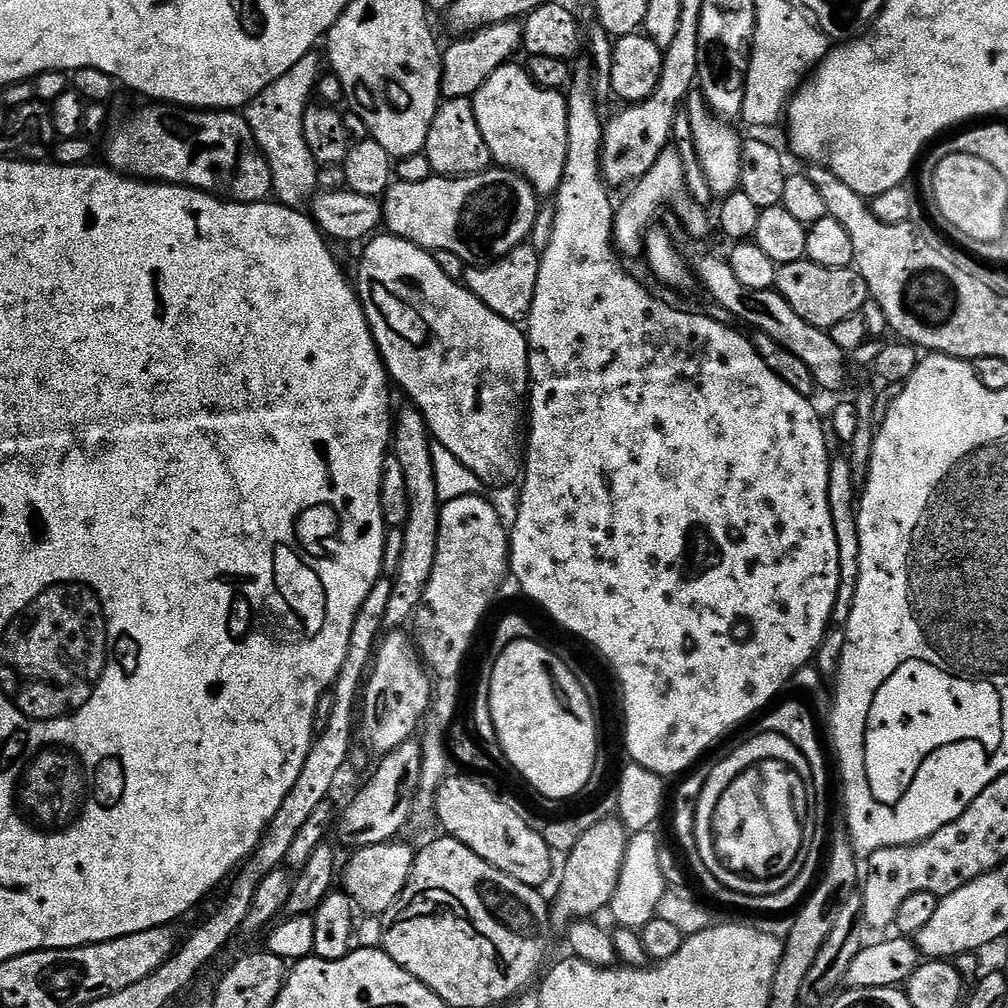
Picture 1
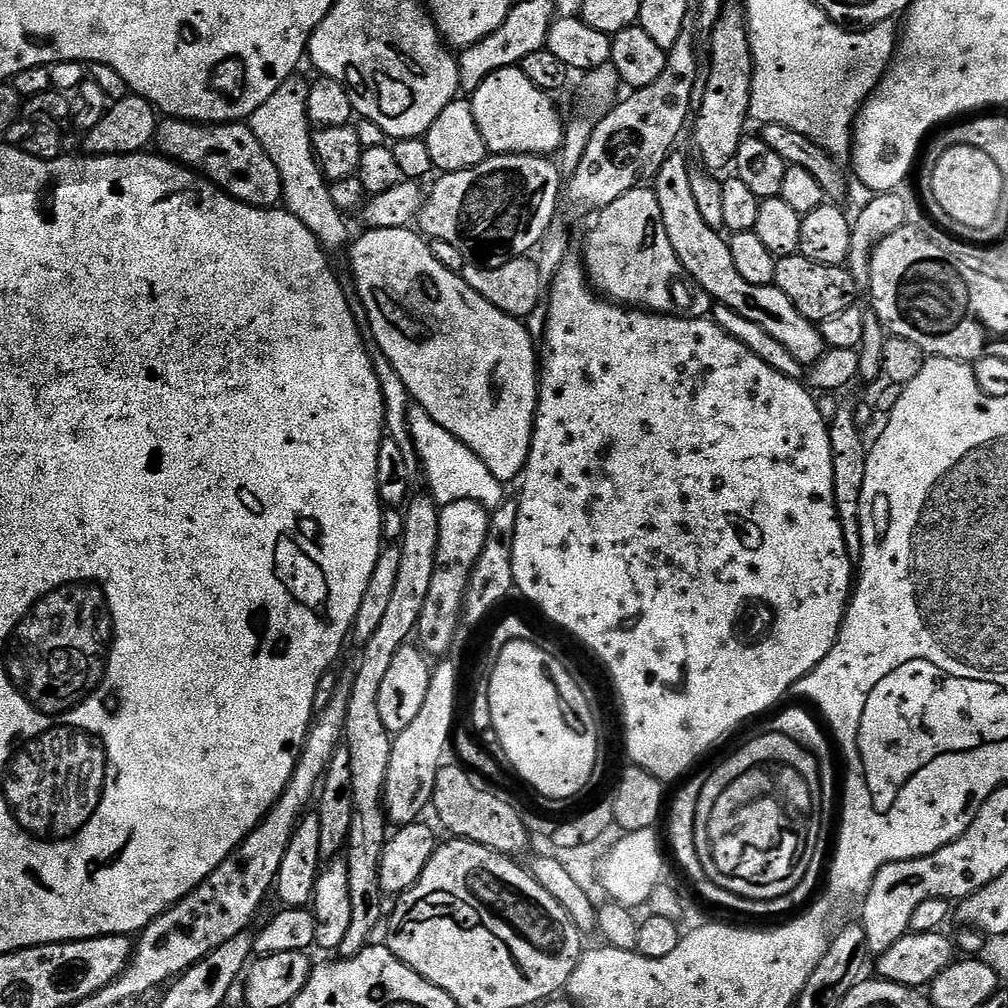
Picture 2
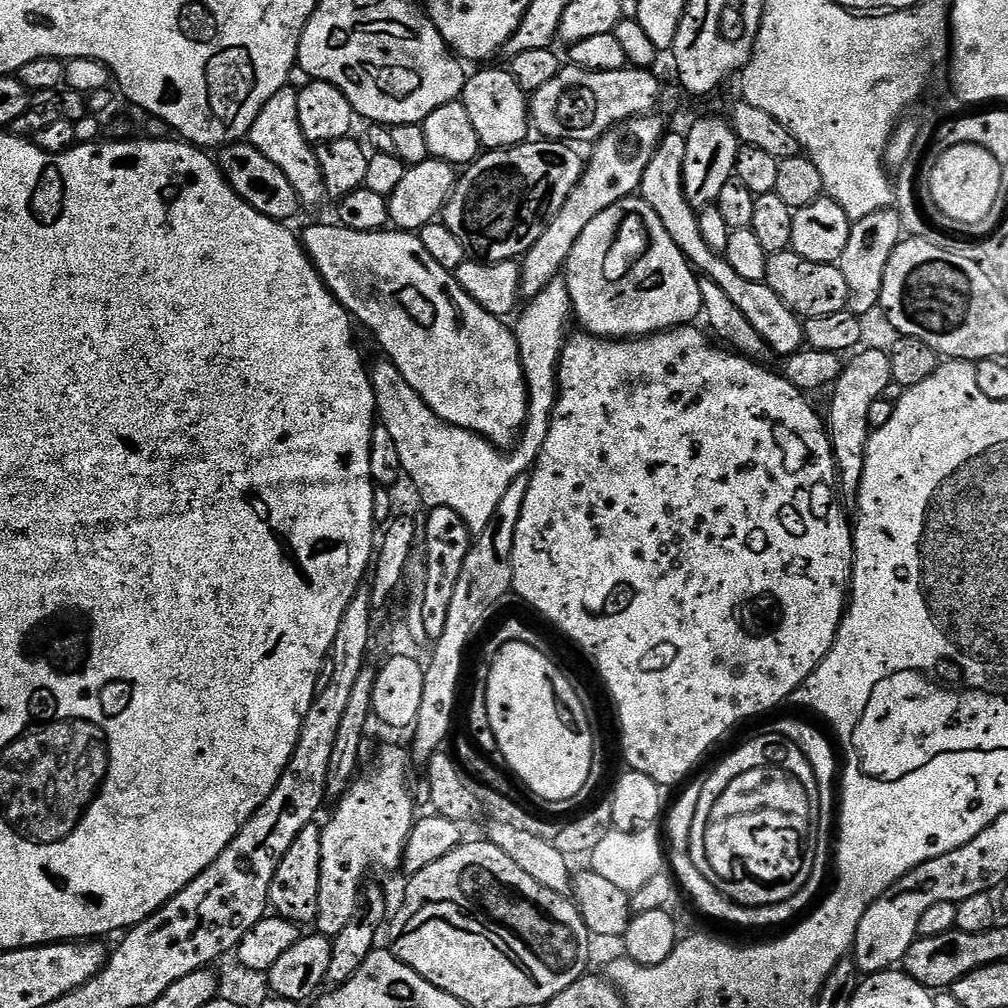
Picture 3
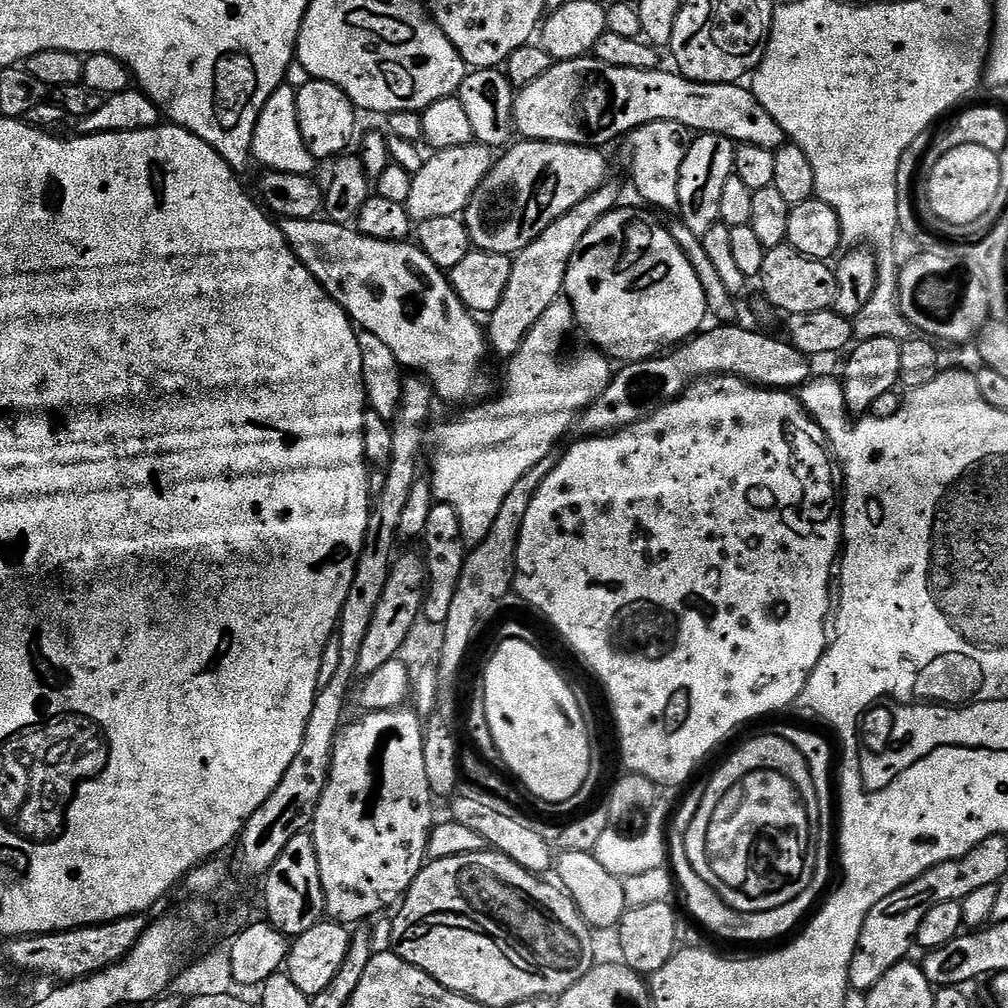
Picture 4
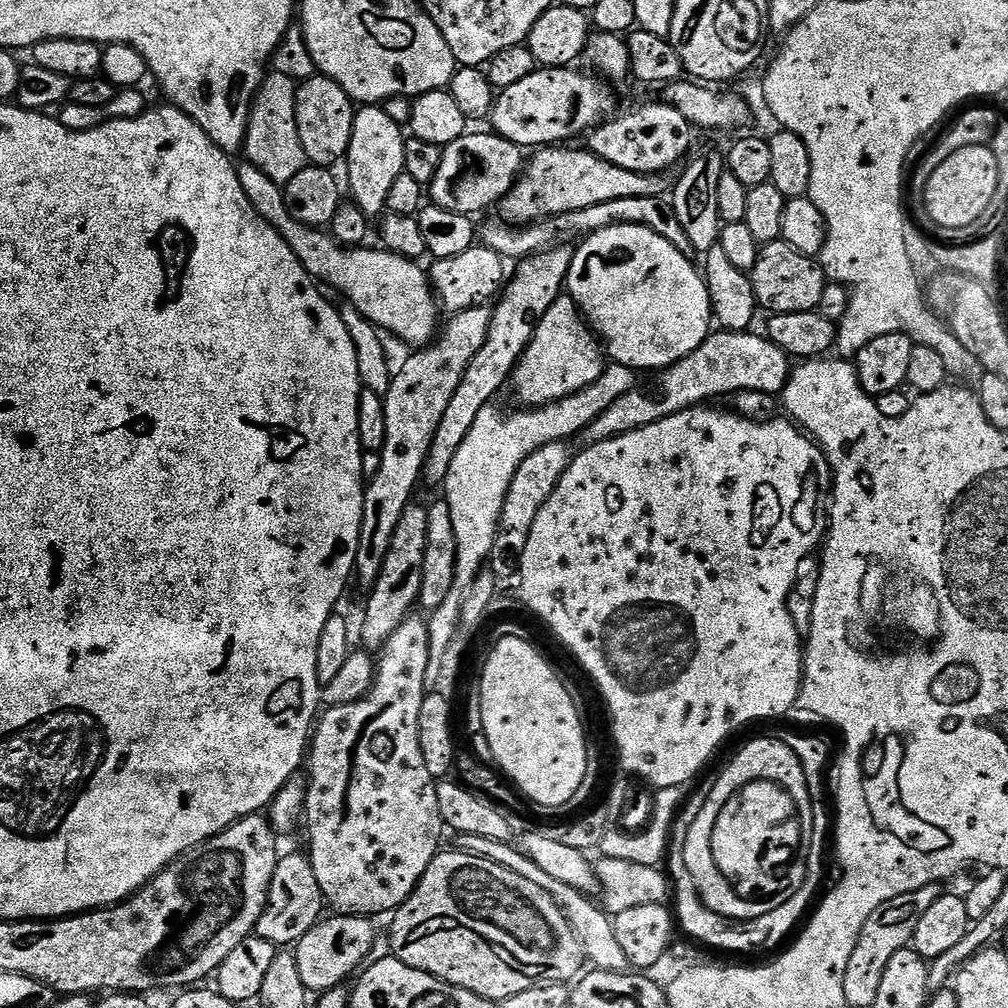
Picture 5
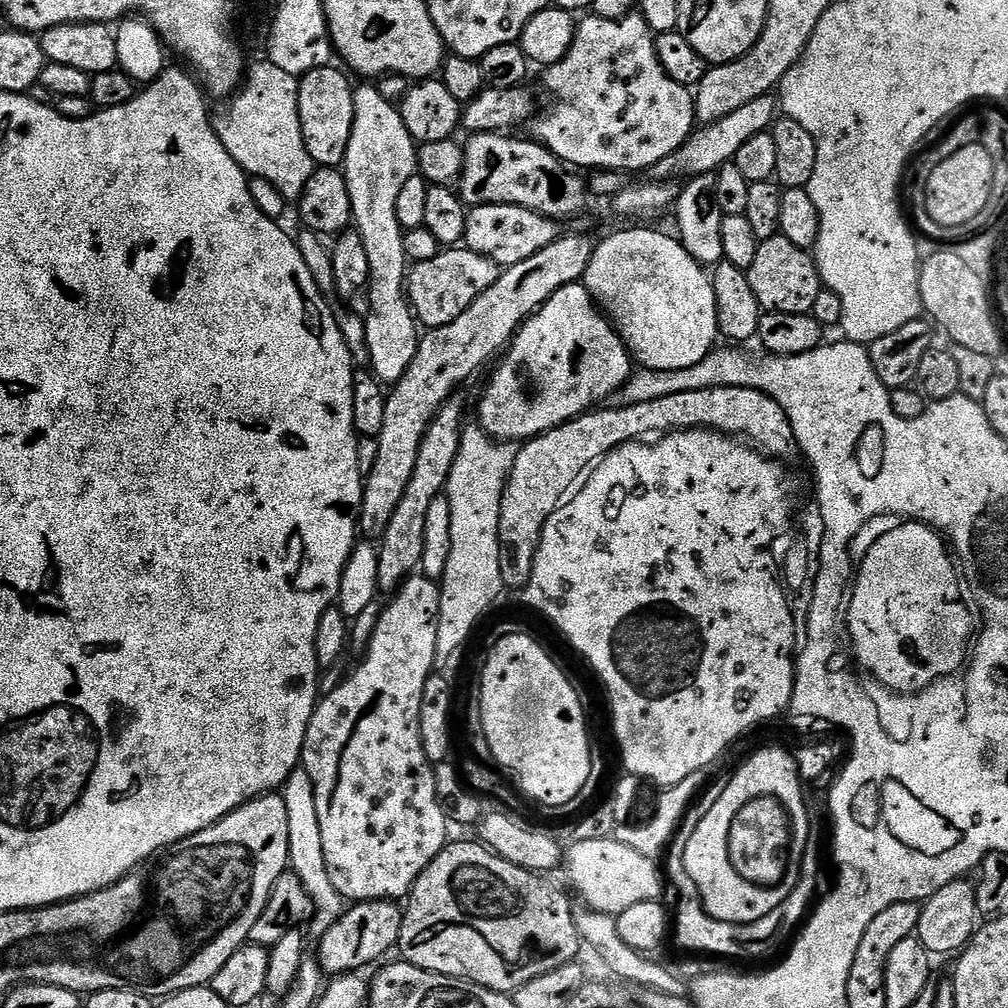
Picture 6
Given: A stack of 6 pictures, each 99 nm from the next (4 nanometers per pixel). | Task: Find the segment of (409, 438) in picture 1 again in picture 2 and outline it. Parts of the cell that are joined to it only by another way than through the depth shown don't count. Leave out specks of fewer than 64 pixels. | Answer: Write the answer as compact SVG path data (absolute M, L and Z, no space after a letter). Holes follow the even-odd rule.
M413 495L403 509L404 532L398 541L402 554L398 562L398 578L386 606L386 615L370 642L362 645L360 665L352 676L350 706L346 710L346 726L343 743L350 750L350 779L354 785L354 814L350 818L350 834L346 849L348 881L350 882L350 930L342 938L339 955L345 960L354 958L363 948L373 943L376 927L381 927L386 916L386 893L380 884L380 863L384 846L390 836L390 828L384 814L384 787L386 770L390 770L390 750L393 733L388 732L378 711L378 696L393 665L398 650L413 639L416 623L420 621L422 606L426 606L426 594L430 594L430 581L434 578L438 554L438 518L440 508L431 495Z

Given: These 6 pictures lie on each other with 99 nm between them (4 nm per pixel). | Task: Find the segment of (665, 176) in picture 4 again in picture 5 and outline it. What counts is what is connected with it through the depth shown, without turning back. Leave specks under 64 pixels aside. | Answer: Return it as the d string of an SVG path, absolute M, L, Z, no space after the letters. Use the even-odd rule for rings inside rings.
M640 104L629 112L623 112L600 127L591 129L587 137L587 151L606 162L614 162L614 166L622 166L622 170L634 170L649 176L675 169L675 164L691 150L694 135L692 123L682 116L682 110L672 104Z

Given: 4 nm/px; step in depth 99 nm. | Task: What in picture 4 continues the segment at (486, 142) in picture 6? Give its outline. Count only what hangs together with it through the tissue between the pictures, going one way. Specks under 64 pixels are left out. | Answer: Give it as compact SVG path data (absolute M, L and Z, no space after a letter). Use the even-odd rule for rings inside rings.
M473 142L466 146L454 146L450 150L433 151L424 165L413 175L410 196L406 205L413 222L426 218L450 218L460 216L470 198L482 186L482 178L490 174L494 163L493 149Z

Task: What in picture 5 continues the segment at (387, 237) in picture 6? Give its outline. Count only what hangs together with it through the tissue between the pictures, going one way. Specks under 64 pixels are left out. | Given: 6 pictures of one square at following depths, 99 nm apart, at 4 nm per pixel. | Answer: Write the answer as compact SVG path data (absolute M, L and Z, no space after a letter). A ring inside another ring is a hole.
M363 105L355 111L350 144L344 157L344 165L346 164L348 174L346 186L347 189L348 186L350 188L352 202L359 206L360 212L370 220L379 219L387 211L390 189L394 186L395 179L400 178L406 171L408 138L404 132L403 125L391 121L383 107L379 105Z

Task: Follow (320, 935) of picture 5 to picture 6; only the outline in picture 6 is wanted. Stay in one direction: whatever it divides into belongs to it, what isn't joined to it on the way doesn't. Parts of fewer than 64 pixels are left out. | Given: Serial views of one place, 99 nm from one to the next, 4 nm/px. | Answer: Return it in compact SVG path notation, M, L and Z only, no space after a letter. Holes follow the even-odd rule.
M366 900L356 902L351 905L345 912L340 915L338 922L334 922L334 926L330 926L326 930L324 936L319 937L320 953L318 959L320 967L328 974L356 974L367 964L372 964L375 960L383 961L388 951L395 949L400 942L400 931L402 930L402 922L404 914L399 903L391 900Z

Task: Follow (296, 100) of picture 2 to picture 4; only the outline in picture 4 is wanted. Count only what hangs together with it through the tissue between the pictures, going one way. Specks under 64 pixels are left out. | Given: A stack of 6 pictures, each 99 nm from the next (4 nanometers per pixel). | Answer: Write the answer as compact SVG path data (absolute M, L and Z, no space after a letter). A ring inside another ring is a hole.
M294 60L287 68L285 83L280 85L270 98L266 98L266 106L258 114L258 122L254 126L252 135L251 155L260 164L265 164L265 169L273 172L289 172L295 176L308 176L318 166L318 160L312 156L303 141L302 132L298 124L298 106L296 105L297 89L311 80L307 70Z

